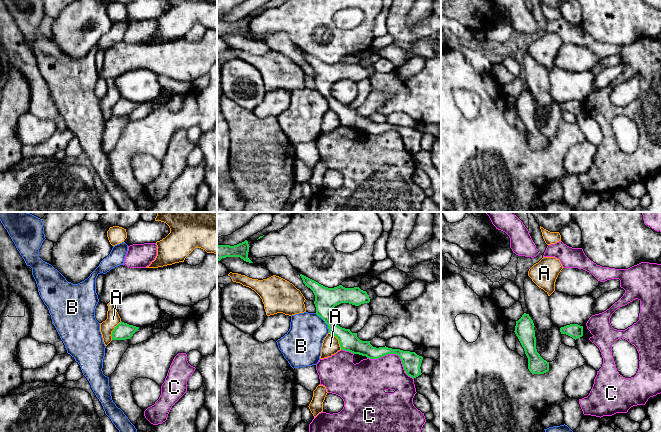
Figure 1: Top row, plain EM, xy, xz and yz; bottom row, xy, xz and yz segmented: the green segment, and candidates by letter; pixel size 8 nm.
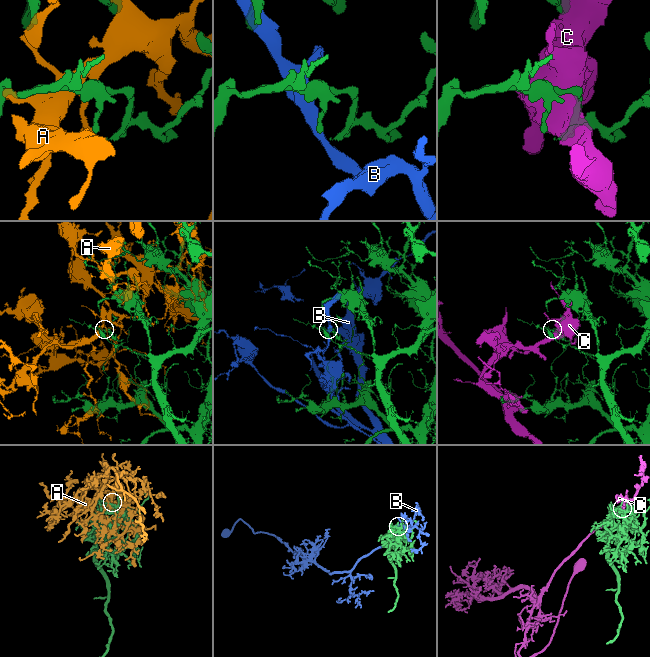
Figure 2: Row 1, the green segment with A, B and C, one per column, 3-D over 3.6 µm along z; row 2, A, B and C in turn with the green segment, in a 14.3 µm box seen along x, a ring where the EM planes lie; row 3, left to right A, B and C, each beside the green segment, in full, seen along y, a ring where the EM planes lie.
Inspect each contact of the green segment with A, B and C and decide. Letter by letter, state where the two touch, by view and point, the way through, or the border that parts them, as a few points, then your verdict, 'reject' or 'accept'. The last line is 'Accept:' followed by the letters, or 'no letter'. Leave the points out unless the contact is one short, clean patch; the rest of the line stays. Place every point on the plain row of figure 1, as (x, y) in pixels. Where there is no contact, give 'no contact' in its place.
A: xz (338, 115) | reject
B: xz (325, 98) | reject
C: xz (395, 129) | reject
Accept: no letter

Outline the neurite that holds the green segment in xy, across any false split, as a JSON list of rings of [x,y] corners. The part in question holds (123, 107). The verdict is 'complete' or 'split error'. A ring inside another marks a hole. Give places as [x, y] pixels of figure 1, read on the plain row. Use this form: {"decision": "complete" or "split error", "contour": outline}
{"decision": "complete", "contour": [[[120,98],[112,107],[112,116],[126,116],[130,115],[139,103]]]}

